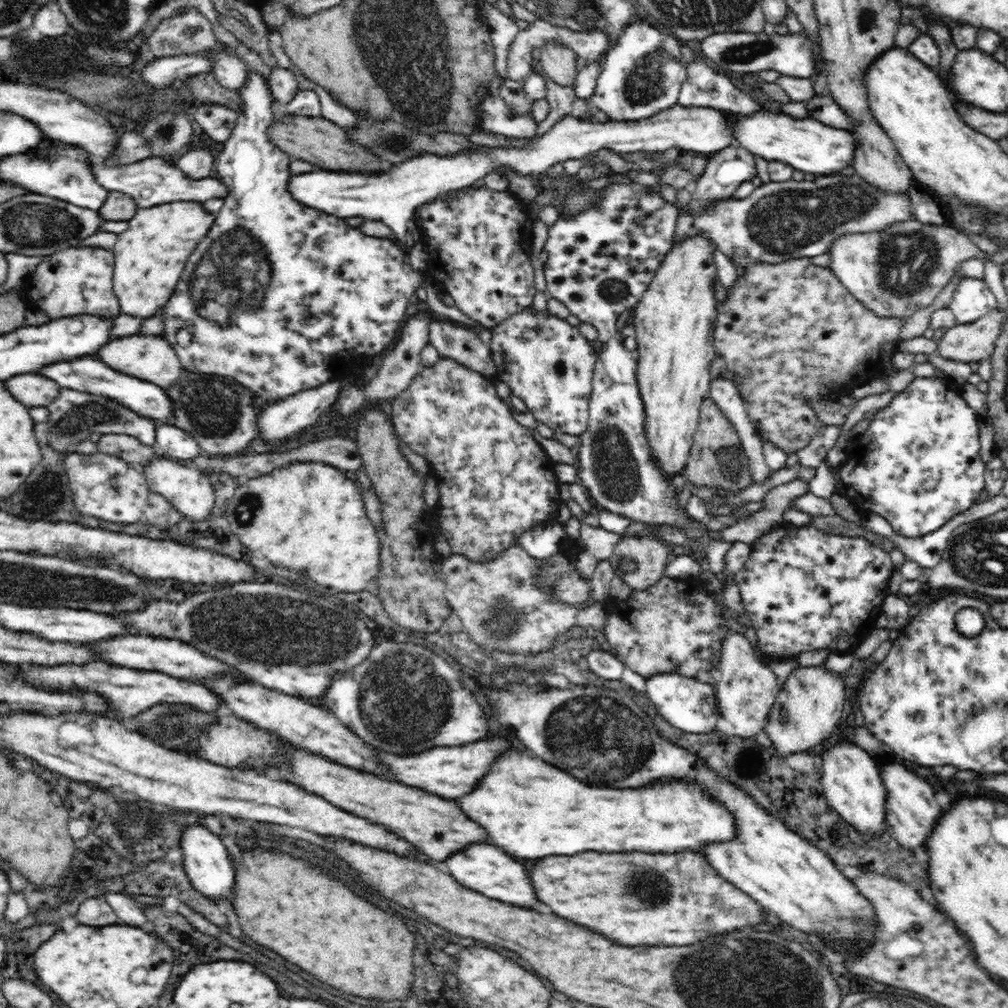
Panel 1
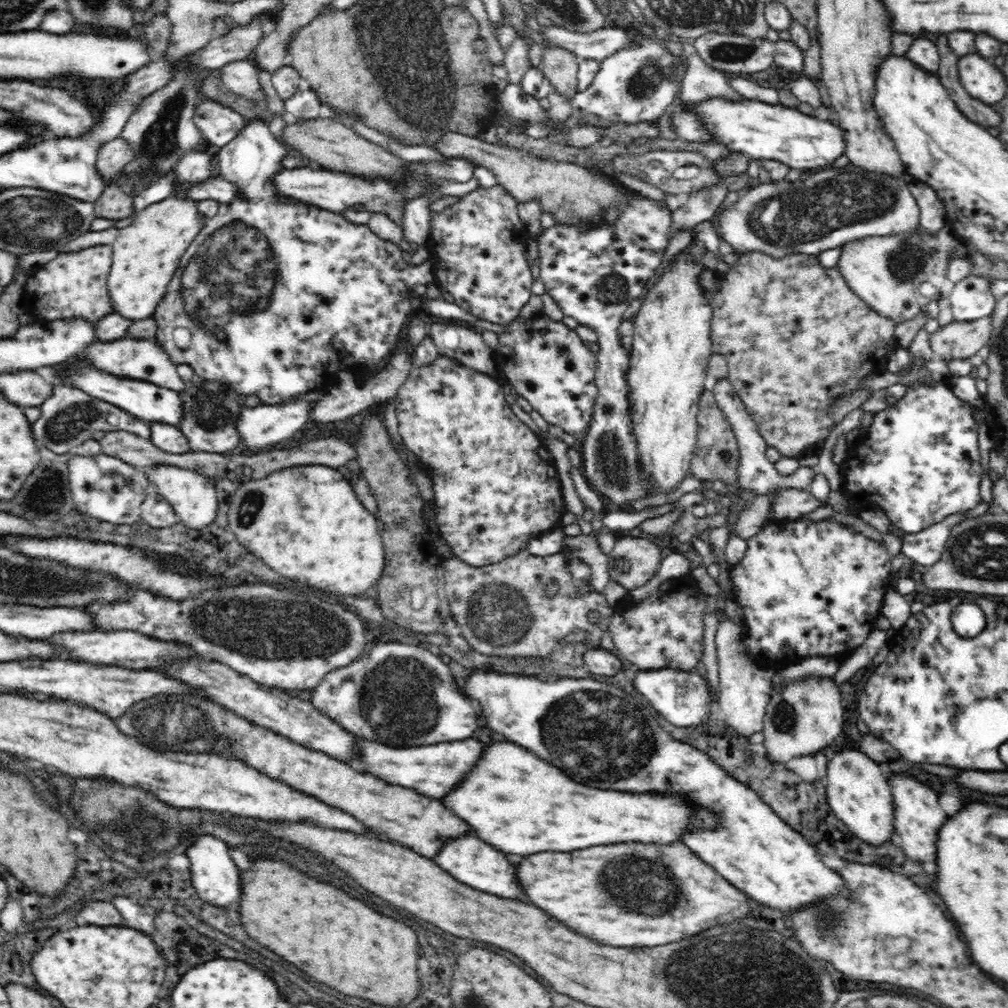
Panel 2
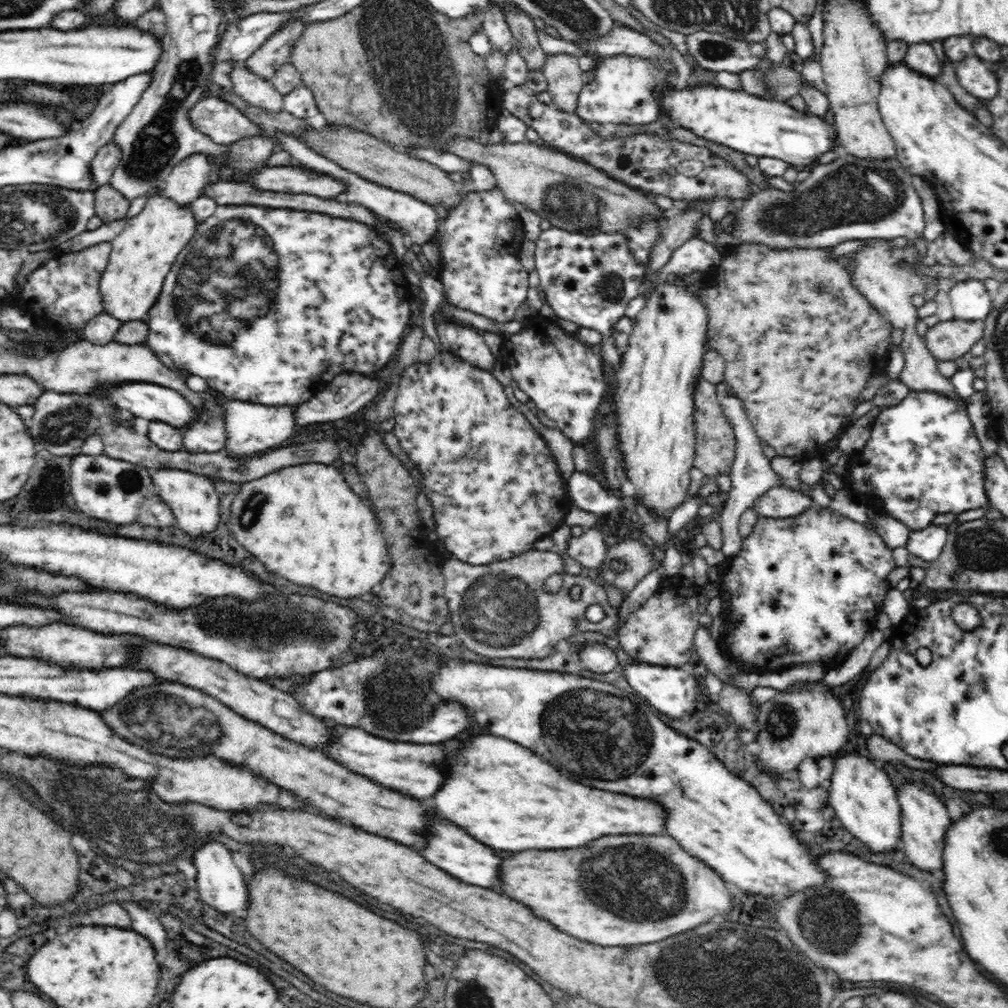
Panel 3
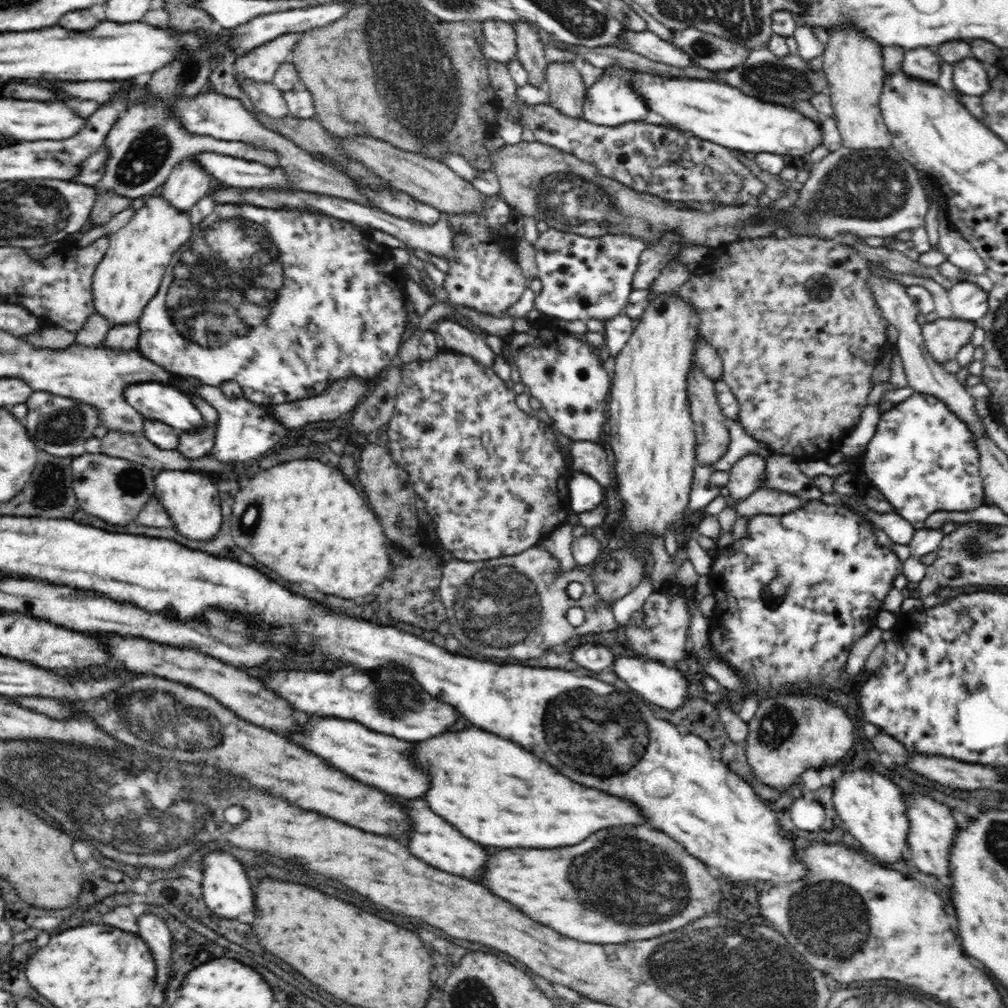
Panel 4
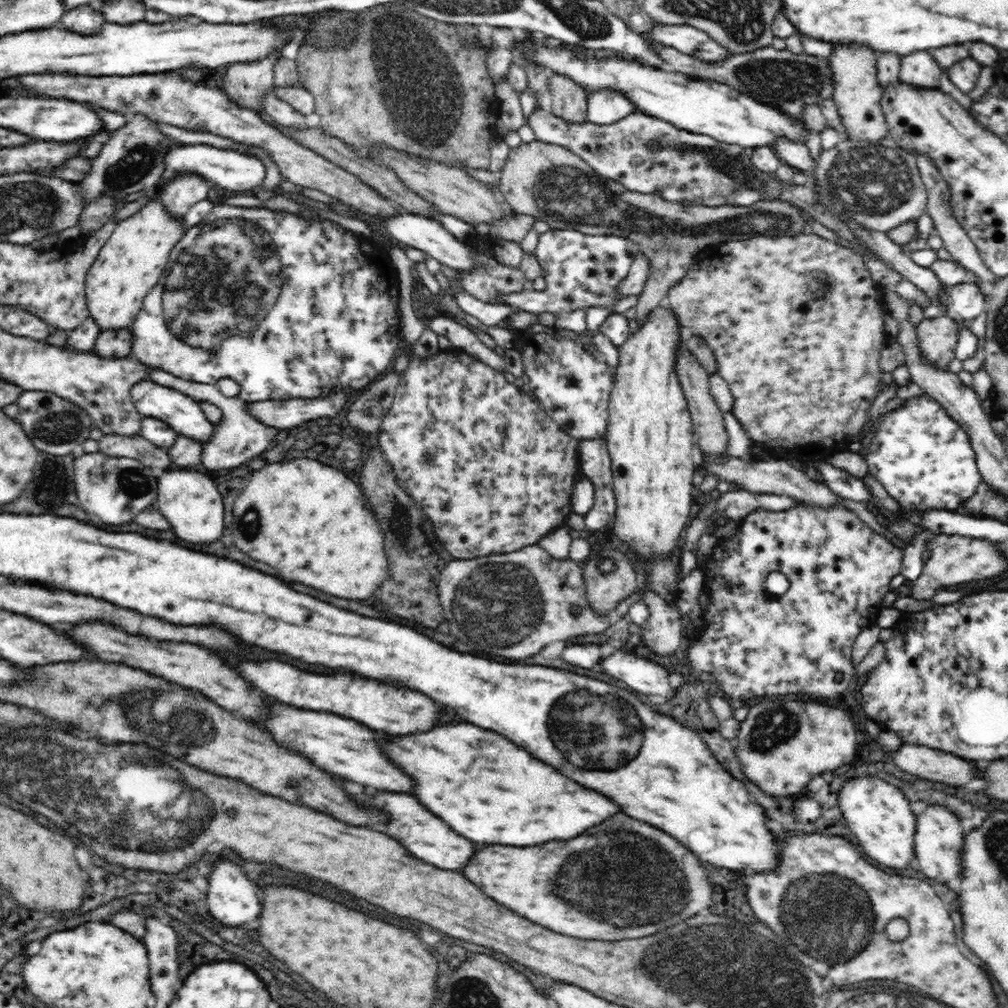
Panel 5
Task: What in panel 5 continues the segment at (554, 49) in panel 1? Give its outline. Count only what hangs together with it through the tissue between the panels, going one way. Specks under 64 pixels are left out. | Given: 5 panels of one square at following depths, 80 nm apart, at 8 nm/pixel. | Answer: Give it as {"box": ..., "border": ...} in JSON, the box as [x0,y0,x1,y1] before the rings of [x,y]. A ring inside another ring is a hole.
{"box":[547,73,589,124],"border":[[[558,73],[550,74],[548,86],[551,99],[547,105],[554,115],[572,124],[586,121],[589,93],[586,88]]]}

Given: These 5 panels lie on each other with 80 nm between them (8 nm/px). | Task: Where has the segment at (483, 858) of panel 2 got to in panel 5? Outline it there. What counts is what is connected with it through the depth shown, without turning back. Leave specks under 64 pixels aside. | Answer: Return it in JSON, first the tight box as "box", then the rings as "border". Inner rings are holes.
{"box":[356,792,476,872],"border":[[[382,792],[382,794],[376,794],[376,796],[358,794],[356,798],[360,800],[360,804],[376,806],[378,810],[386,812],[390,816],[390,824],[386,826],[386,834],[394,836],[416,858],[420,858],[420,860],[424,860],[428,864],[434,864],[436,868],[462,872],[464,866],[466,866],[466,862],[476,852],[476,848],[474,848],[474,844],[470,840],[466,840],[464,836],[458,836],[446,822],[442,822],[438,816],[430,814],[416,798],[412,798],[408,794]]]}

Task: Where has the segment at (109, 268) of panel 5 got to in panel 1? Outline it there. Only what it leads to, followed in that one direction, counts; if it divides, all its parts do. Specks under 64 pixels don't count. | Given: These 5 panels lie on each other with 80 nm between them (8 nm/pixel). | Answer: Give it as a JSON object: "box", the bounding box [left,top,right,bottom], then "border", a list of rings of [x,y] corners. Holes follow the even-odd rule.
{"box":[112,201,214,319],"border":[[[192,201],[138,208],[134,218],[128,221],[128,229],[117,234],[112,251],[115,256],[112,288],[118,297],[120,312],[141,319],[158,314],[174,294],[188,256],[208,234],[214,218],[214,214],[202,208],[202,203]]]}

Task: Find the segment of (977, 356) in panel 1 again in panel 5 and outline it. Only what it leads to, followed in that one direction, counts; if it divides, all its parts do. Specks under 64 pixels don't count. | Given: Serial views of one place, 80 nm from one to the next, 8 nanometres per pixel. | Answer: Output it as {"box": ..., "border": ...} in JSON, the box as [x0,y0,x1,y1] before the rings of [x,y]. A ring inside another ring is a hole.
{"box":[916,314,960,370],"border":[[[947,314],[938,318],[924,319],[916,325],[916,337],[918,337],[918,346],[925,360],[929,360],[933,366],[941,370],[947,370],[949,363],[955,359],[956,342],[958,342],[958,332],[960,325],[958,321],[950,318]]]}

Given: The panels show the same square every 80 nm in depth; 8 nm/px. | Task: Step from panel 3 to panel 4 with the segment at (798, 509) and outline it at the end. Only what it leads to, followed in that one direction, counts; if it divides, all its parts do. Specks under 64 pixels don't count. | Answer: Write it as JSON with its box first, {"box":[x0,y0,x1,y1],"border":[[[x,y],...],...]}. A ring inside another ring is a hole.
{"box":[726,488,804,517],"border":[[[763,488],[752,492],[748,498],[742,500],[728,496],[726,504],[732,505],[736,509],[736,515],[740,517],[752,517],[758,514],[780,516],[798,510],[804,504],[804,500],[788,492]]]}

